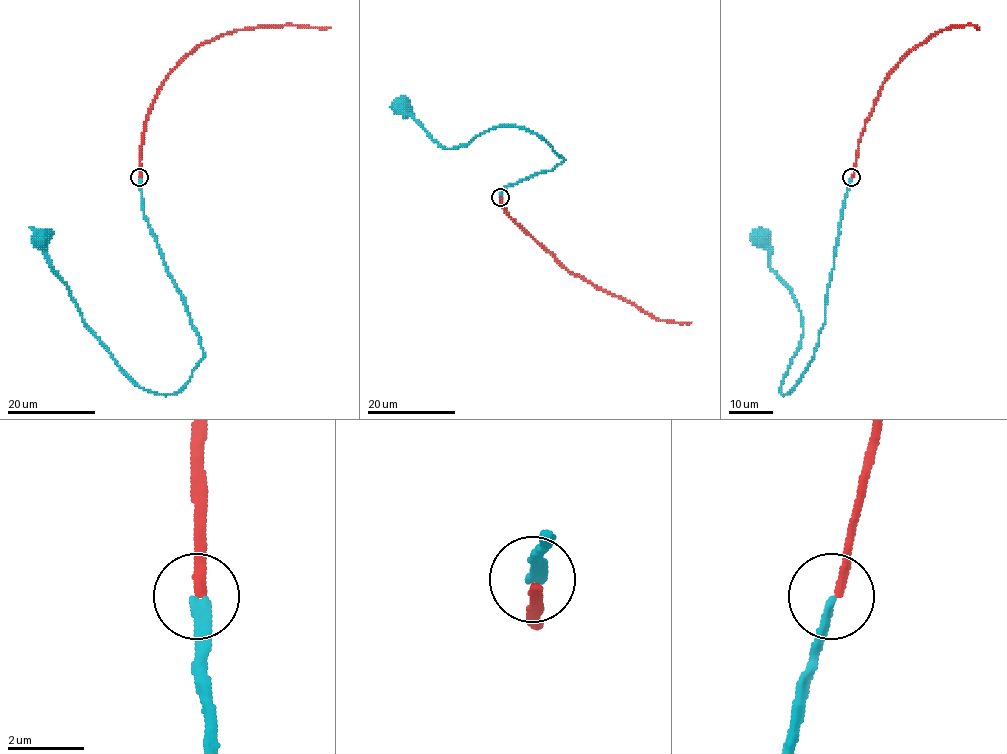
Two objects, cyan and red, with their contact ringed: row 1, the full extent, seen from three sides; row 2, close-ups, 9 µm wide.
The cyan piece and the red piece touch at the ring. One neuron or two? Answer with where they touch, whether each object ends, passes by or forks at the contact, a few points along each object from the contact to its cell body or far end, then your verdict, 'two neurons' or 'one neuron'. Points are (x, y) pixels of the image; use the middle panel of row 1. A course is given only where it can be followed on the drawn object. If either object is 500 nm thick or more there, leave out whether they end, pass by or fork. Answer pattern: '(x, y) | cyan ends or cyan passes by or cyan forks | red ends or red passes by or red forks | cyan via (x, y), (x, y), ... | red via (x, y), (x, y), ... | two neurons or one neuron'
(500, 197) | cyan ends | red ends | cyan via (500, 196), (503, 188), (551, 170), (564, 159), (538, 135), (510, 126), (444, 148), (402, 105) | red via (500, 197), (512, 218), (569, 271), (660, 319), (690, 322) | two neurons

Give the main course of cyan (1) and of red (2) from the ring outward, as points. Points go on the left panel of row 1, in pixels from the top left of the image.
1: (140, 177), (143, 216), (203, 352), (177, 392), (141, 388), (117, 362), (84, 321), (42, 240)
2: (140, 177), (144, 122), (161, 84), (188, 54), (209, 40), (235, 30), (286, 24), (330, 27)

